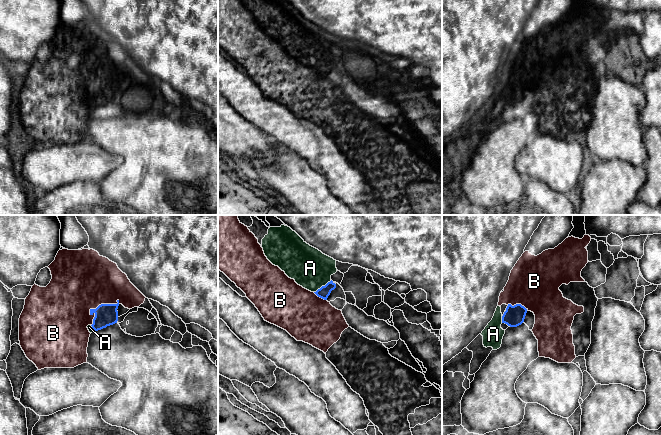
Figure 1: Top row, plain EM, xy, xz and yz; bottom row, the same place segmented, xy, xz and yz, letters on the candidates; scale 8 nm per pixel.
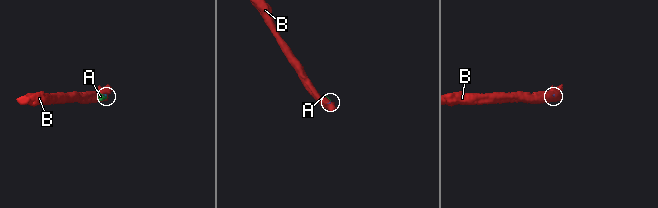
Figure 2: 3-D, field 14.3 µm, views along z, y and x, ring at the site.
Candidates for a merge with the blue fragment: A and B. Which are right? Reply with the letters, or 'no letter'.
A

